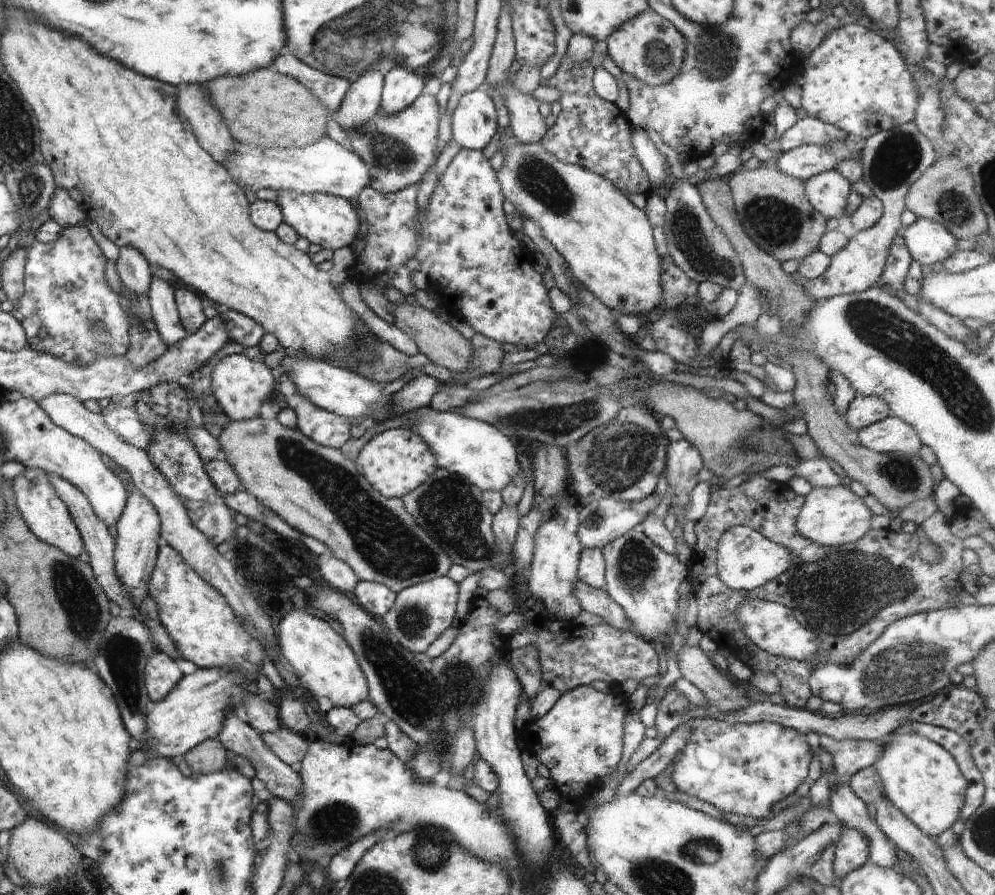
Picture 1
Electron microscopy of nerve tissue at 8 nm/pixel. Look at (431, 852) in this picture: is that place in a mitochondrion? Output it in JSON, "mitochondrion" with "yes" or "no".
{"mitochondrion":"yes"}

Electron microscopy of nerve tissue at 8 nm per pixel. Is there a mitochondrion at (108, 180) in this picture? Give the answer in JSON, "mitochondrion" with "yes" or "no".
{"mitochondrion":"no"}

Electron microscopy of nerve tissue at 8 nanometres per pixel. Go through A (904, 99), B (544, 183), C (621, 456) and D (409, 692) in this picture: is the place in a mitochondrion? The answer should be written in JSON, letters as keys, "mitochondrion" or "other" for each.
{"A":"other","B":"mitochondrion","C":"mitochondrion","D":"mitochondrion"}

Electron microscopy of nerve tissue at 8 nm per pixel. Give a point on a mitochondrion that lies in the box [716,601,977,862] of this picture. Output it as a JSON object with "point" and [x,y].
{"point":[906,668]}

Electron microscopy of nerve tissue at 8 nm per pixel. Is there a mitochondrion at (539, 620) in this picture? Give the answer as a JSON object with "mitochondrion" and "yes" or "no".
{"mitochondrion":"no"}

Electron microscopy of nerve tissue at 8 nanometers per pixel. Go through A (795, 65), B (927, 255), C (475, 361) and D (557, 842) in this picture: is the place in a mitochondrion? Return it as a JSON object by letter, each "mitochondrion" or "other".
{"A":"other","B":"other","C":"other","D":"other"}

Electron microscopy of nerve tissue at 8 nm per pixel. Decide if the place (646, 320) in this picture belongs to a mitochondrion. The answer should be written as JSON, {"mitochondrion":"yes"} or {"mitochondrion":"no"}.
{"mitochondrion":"no"}

